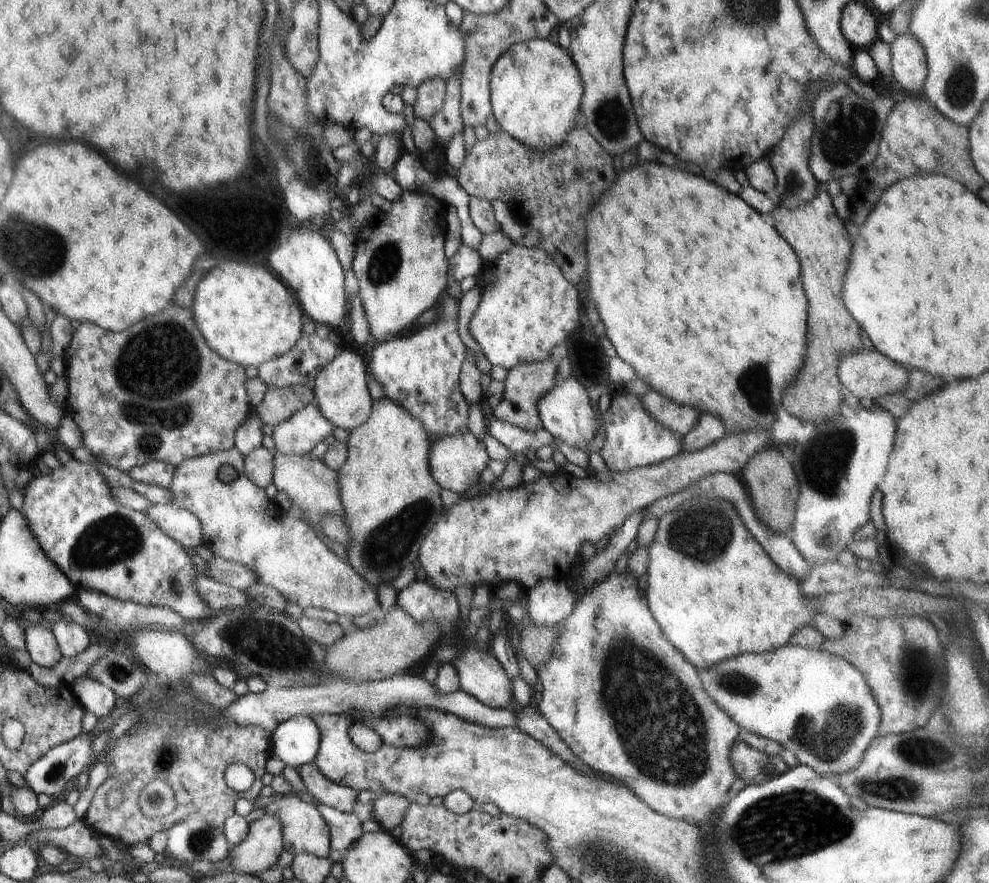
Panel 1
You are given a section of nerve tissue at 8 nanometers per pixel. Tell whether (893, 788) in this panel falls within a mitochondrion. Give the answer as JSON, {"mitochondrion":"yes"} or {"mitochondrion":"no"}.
{"mitochondrion":"yes"}

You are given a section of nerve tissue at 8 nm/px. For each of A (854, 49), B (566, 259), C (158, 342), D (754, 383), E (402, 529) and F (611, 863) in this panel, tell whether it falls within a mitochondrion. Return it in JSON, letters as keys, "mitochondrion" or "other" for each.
{"A":"other","B":"other","C":"mitochondrion","D":"mitochondrion","E":"mitochondrion","F":"mitochondrion"}

